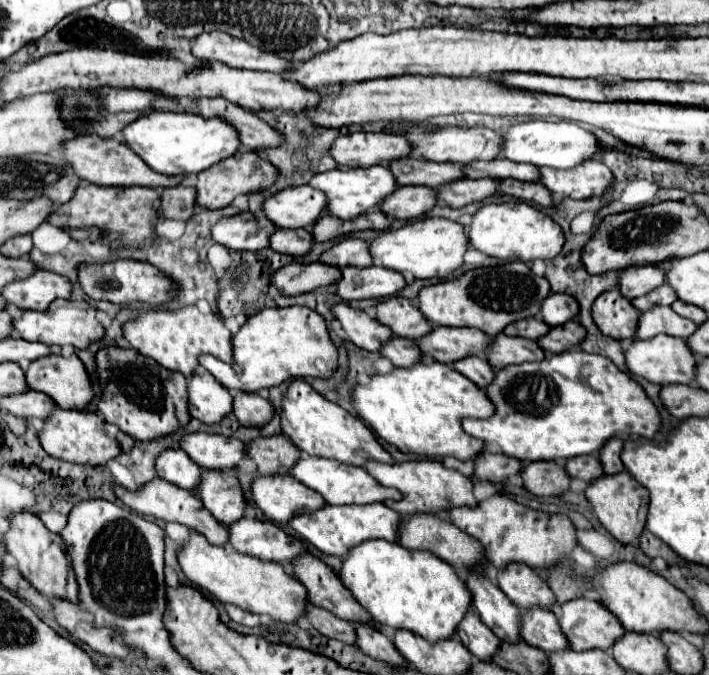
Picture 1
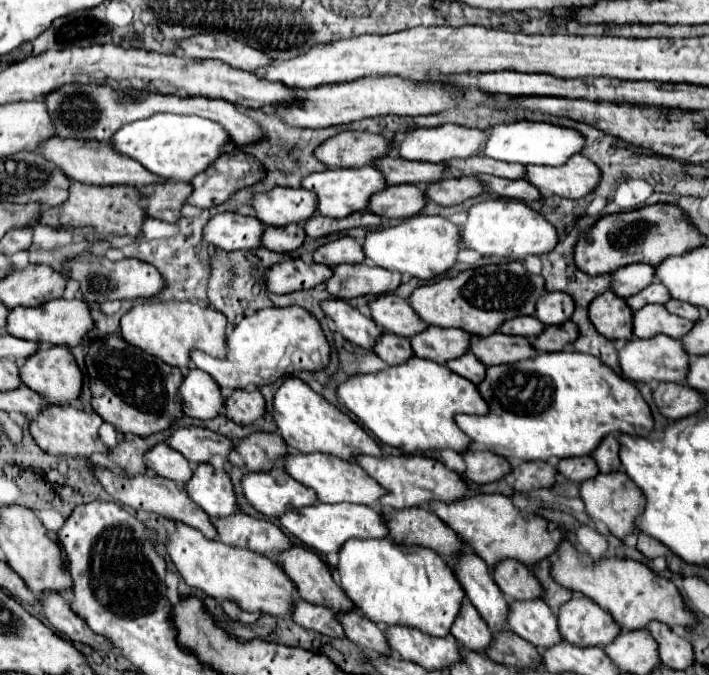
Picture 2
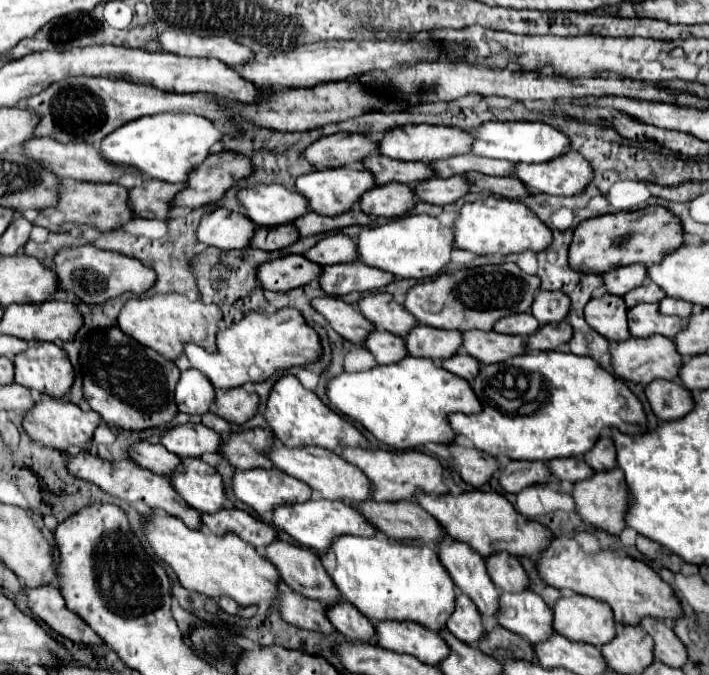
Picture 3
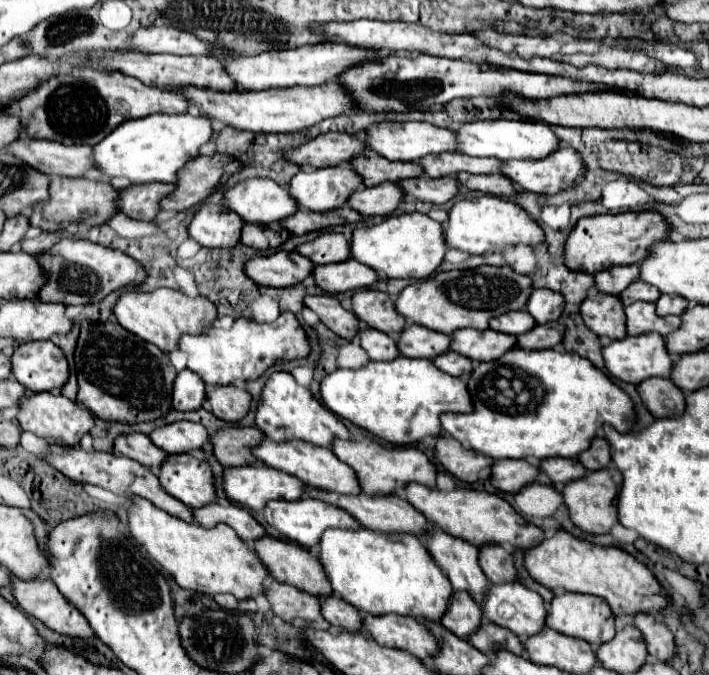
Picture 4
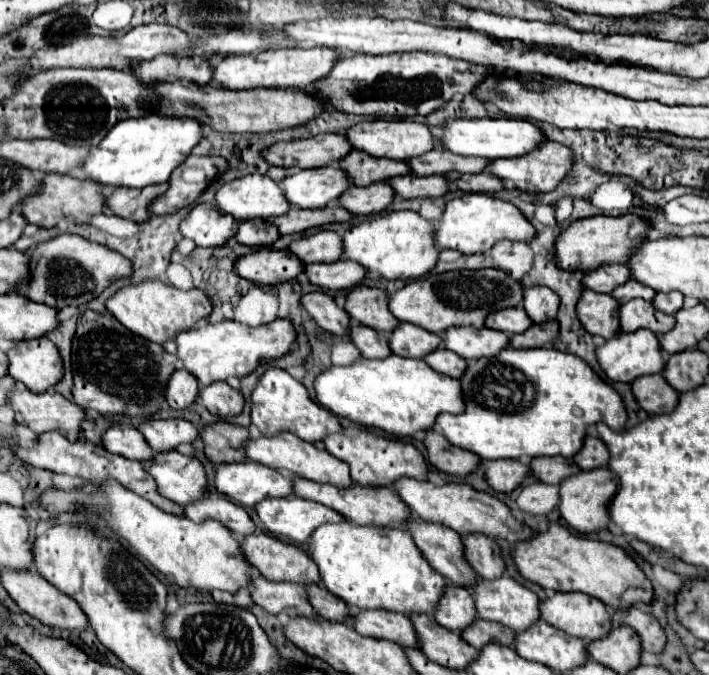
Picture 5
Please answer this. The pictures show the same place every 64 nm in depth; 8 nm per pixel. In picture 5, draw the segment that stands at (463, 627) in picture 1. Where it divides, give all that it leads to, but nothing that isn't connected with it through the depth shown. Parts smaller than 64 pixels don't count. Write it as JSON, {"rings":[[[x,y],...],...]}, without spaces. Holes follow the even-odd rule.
{"rings":[[[448,584],[434,618],[440,626],[452,630],[452,632],[462,632],[472,620],[476,618],[476,604],[472,600],[472,594],[466,588],[456,588]]]}

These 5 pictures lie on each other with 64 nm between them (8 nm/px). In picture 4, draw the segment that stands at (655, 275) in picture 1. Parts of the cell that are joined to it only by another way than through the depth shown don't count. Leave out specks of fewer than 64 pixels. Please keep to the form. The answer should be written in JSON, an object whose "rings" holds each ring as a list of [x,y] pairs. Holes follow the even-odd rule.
{"rings":[[[632,264],[632,266],[612,266],[610,270],[602,270],[596,274],[596,288],[604,294],[618,296],[618,292],[624,292],[628,284],[640,278],[638,268],[640,268],[638,264]]]}

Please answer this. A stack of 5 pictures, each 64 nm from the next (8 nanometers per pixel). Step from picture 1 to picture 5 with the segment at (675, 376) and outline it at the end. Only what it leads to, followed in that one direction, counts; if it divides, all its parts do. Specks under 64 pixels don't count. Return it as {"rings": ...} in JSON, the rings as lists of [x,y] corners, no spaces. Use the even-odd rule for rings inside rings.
{"rings":[[[638,330],[638,332],[632,332],[632,334],[622,332],[616,338],[608,340],[604,346],[596,348],[596,356],[598,356],[598,362],[600,362],[602,370],[606,372],[606,376],[610,380],[628,382],[628,384],[632,384],[640,376],[662,372],[664,364],[666,364],[666,358],[664,358],[660,342],[658,342],[658,336],[650,330]]]}

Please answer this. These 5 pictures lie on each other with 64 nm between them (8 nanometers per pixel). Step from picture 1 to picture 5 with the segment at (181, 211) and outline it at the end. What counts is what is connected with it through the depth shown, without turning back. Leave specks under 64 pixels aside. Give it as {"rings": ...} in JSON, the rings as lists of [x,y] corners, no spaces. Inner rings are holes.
{"rings":[[[154,184],[148,188],[116,188],[108,198],[106,206],[120,218],[128,218],[132,222],[142,224],[150,218],[148,206],[162,192],[168,190],[168,184]]]}

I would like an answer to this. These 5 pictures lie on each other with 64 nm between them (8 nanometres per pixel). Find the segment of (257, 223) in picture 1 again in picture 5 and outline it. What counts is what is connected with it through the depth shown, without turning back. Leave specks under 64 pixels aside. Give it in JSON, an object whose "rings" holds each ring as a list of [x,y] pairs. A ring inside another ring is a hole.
{"rings":[[[198,204],[192,208],[188,218],[180,224],[180,232],[184,238],[196,242],[196,246],[220,246],[226,240],[234,238],[236,226],[240,222],[234,216],[228,216],[216,210],[210,204]]]}

